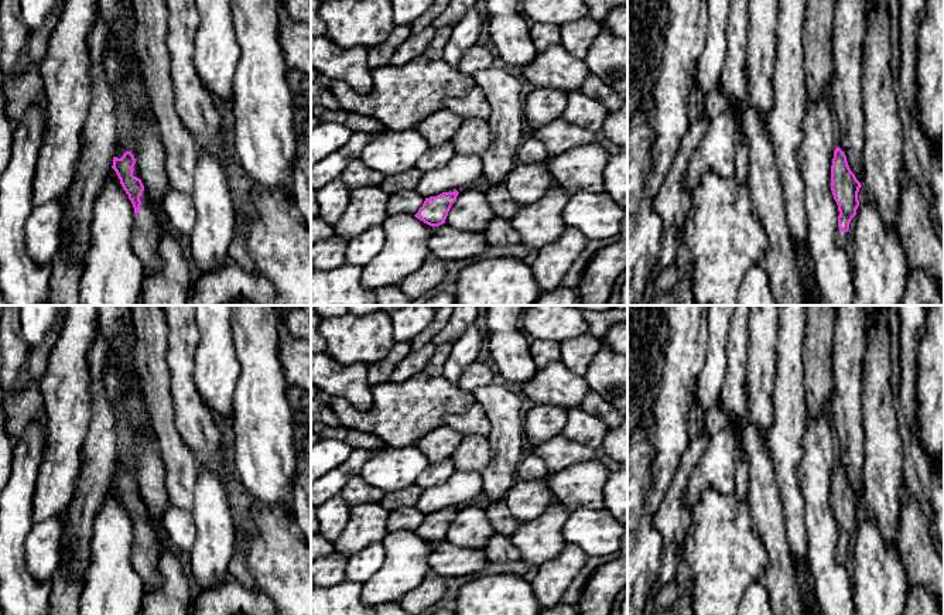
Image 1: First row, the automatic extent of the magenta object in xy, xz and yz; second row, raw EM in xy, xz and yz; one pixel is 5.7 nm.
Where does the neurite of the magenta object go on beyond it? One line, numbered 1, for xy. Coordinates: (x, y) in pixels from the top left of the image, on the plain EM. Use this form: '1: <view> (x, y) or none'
1: xy (146, 550)

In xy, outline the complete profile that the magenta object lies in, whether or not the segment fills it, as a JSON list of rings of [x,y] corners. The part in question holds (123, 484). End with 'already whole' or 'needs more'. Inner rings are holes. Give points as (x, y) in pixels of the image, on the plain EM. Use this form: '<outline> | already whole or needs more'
[[[126,468],[122,475],[113,474],[112,485],[116,488],[136,530],[136,540],[131,549],[131,566],[141,577],[146,592],[153,591],[161,582],[157,567],[160,558],[160,534],[148,519],[131,468]]] | needs more

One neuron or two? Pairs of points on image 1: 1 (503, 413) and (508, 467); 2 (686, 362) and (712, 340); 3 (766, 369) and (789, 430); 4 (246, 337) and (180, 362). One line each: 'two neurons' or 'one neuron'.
1: one neuron
2: two neurons
3: two neurons
4: two neurons

